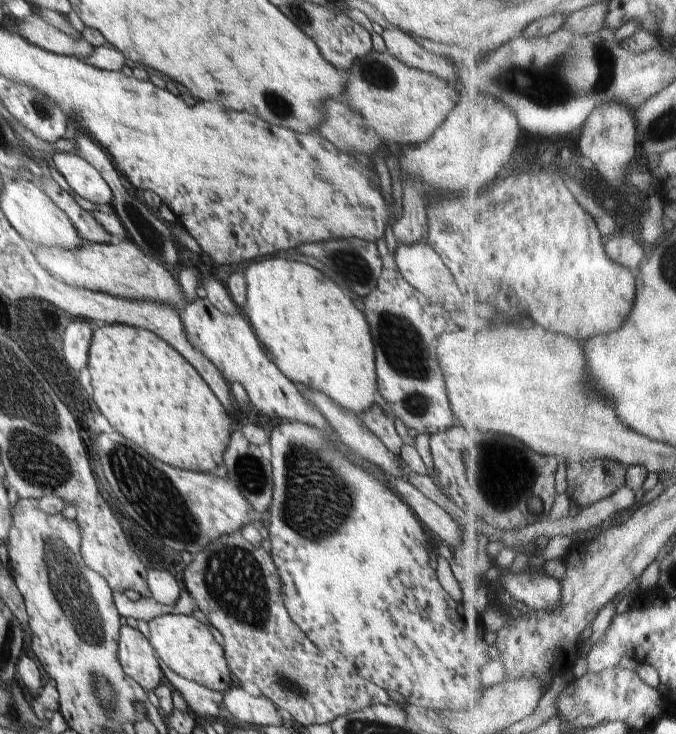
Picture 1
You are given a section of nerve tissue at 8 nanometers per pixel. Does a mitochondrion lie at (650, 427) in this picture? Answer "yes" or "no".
no

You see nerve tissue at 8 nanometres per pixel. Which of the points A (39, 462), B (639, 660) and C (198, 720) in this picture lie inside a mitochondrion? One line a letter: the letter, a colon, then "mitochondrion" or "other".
A: mitochondrion
B: other
C: other

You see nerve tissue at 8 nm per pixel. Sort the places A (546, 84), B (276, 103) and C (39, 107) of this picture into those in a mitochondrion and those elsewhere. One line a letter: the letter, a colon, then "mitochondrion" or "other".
A: mitochondrion
B: mitochondrion
C: mitochondrion

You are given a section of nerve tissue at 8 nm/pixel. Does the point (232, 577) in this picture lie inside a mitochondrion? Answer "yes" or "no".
yes

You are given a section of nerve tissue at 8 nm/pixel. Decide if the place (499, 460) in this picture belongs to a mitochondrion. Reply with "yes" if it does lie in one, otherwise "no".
yes

